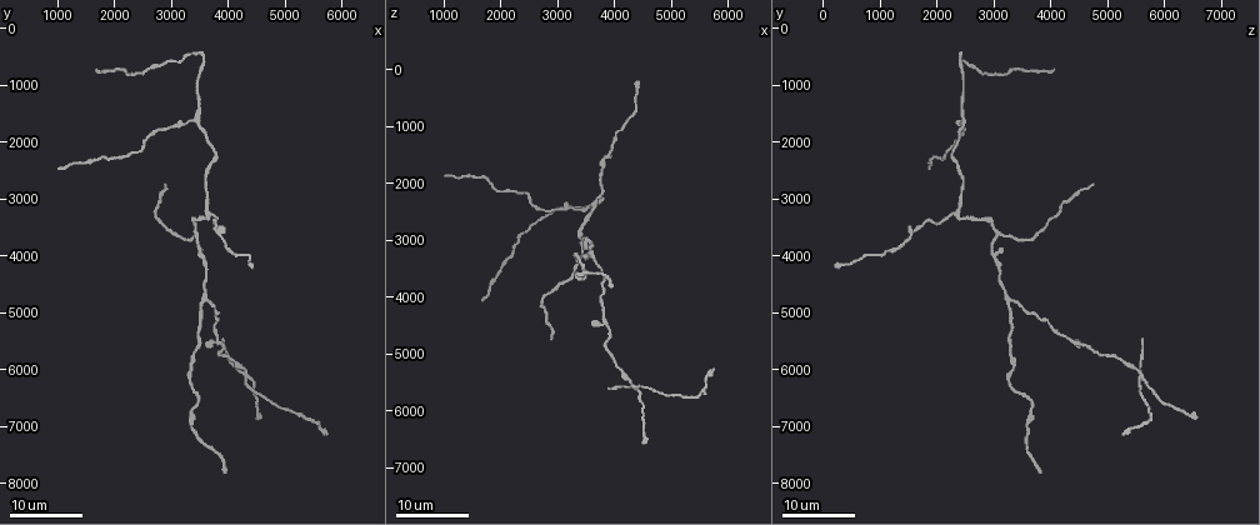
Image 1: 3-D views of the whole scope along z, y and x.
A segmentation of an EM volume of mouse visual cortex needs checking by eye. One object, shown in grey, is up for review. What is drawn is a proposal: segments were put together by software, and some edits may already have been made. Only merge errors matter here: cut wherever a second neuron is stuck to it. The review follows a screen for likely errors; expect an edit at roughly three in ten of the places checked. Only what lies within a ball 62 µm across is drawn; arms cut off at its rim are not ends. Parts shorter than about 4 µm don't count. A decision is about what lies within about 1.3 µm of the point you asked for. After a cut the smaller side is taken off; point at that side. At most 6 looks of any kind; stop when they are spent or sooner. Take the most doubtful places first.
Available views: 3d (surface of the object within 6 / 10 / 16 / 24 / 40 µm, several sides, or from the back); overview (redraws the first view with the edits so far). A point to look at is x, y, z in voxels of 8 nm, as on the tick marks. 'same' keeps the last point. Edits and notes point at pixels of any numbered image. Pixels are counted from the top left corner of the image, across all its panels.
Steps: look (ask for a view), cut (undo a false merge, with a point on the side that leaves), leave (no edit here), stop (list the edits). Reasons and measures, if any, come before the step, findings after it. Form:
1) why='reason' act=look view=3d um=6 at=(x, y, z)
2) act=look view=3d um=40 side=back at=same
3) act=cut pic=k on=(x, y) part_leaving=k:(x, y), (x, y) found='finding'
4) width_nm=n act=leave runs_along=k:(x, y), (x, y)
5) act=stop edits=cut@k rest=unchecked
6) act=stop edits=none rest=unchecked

act=look view=3d um=24 at=(4400, 6150, 5600)

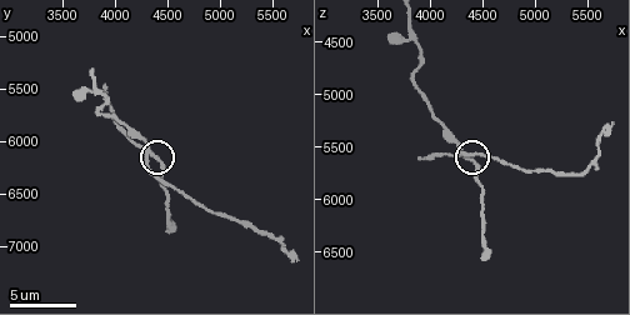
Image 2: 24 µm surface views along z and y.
act=look view=3d um=6 at=(4340, 6140, 5580)

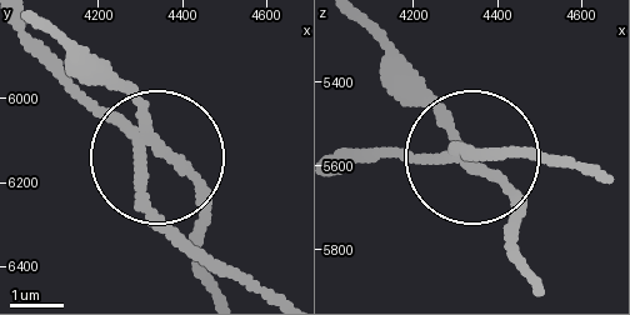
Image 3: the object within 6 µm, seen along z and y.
width_nm=190 act=cut pic=3 on=(163, 223) part_leaving=3:(139, 150), (143, 199), (273, 289) found='two neurons meet here'

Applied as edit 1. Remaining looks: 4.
why='three arms meet' act=look view=3d um=16 at=(3400, 1600, 2450)

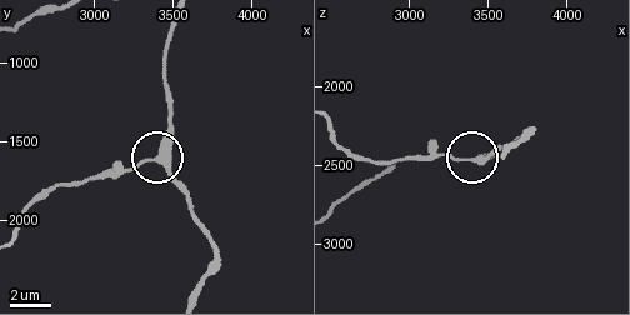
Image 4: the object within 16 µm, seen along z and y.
act=look view=3d um=6 at=(3380, 1600, 2480)

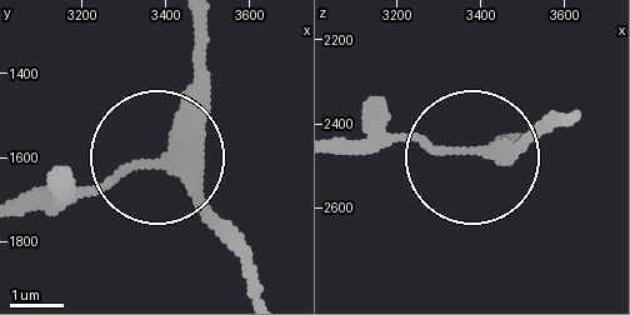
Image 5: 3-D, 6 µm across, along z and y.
width_nm=260 act=leave runs_along=5:(259, 291), (246, 251), (151, 161), (23, 198) found='all the same neuron'

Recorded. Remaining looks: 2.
why='small branch off a trunk' act=look view=3d um=16 at=(3600, 3250, 2350)

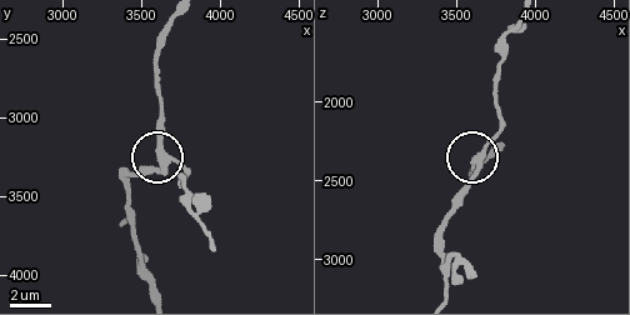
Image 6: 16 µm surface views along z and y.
why='closer look' act=look view=3d um=6 at=(3660, 3260, 2320)

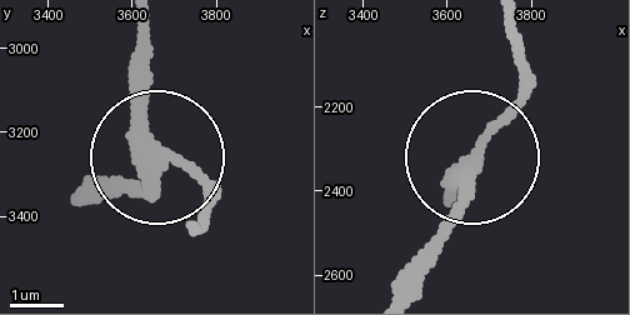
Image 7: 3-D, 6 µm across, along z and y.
width_nm=290 act=leave runs_along=7:(394, 288), (448, 221), (461, 168), (524, 64) found='all the same neuron'

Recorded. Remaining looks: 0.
act=stop edits=cut@3 rest=unchecked

